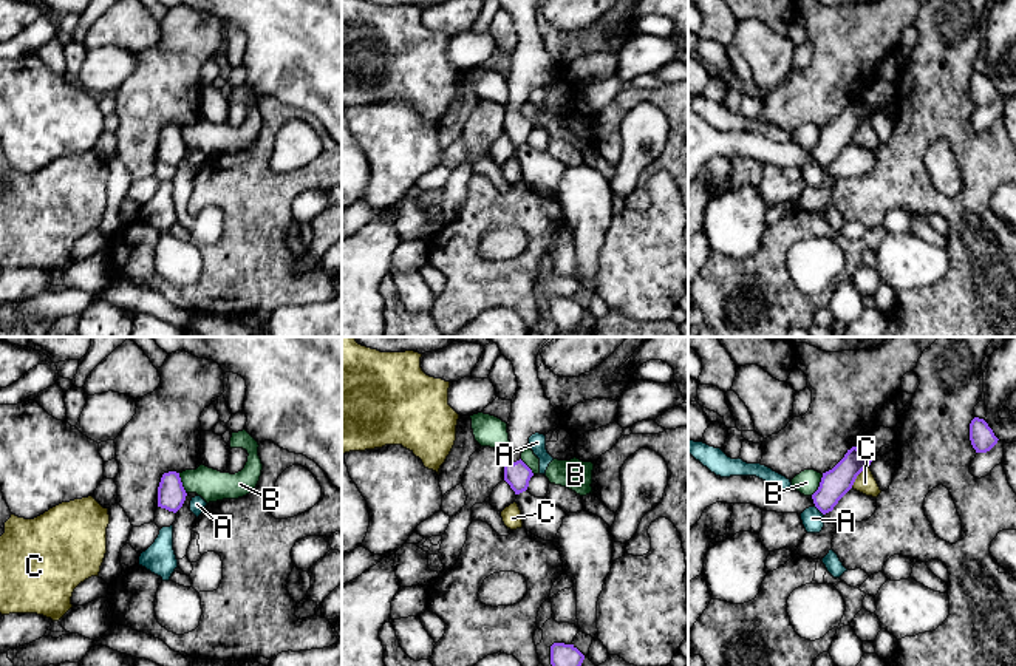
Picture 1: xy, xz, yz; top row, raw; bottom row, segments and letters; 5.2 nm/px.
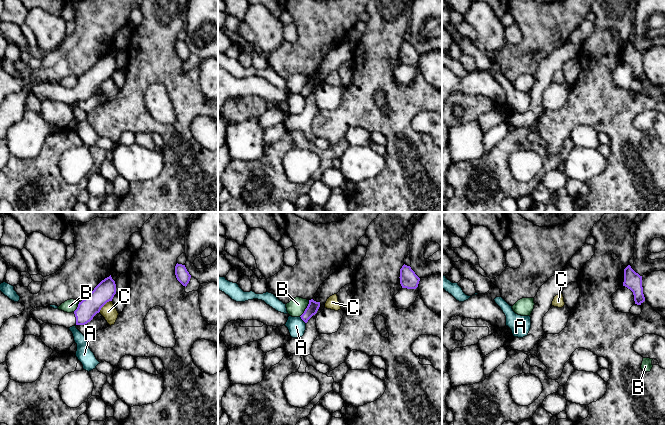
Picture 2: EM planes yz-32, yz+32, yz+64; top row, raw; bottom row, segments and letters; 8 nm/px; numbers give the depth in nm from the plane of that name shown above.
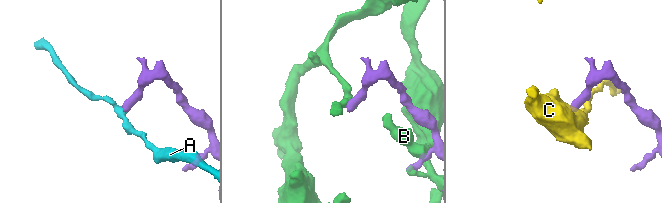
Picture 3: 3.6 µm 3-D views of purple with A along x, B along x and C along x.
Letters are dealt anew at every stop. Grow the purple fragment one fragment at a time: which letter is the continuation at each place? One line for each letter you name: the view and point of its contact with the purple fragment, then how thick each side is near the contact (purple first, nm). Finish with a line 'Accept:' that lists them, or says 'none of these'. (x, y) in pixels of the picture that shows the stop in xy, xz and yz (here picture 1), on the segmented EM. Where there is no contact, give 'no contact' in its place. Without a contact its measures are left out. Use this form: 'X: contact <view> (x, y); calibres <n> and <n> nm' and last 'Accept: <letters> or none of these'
Accept: none of these

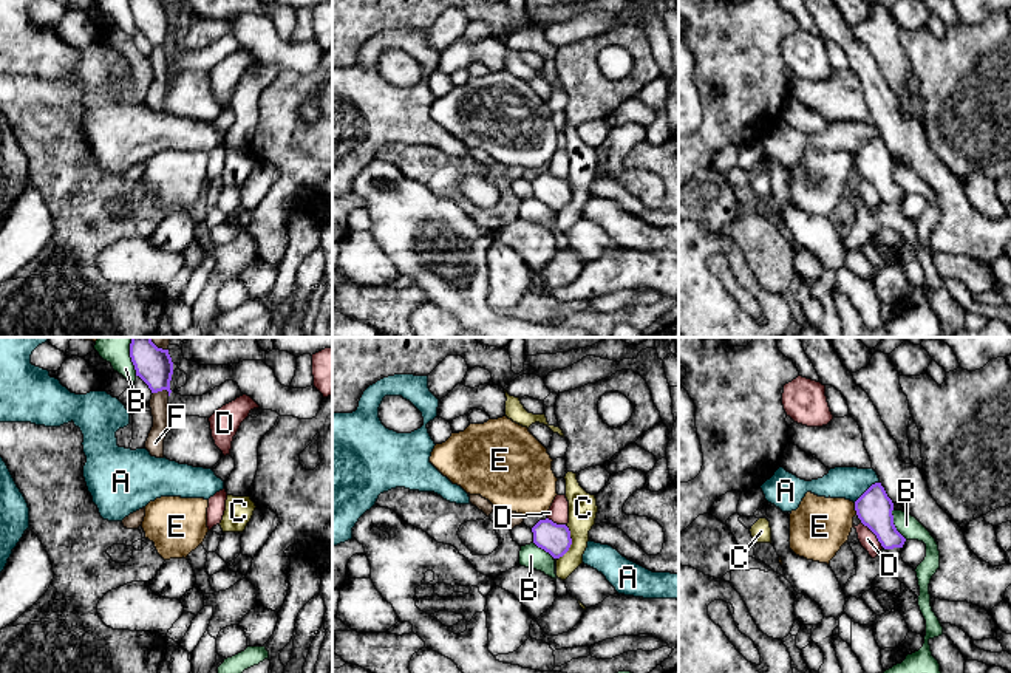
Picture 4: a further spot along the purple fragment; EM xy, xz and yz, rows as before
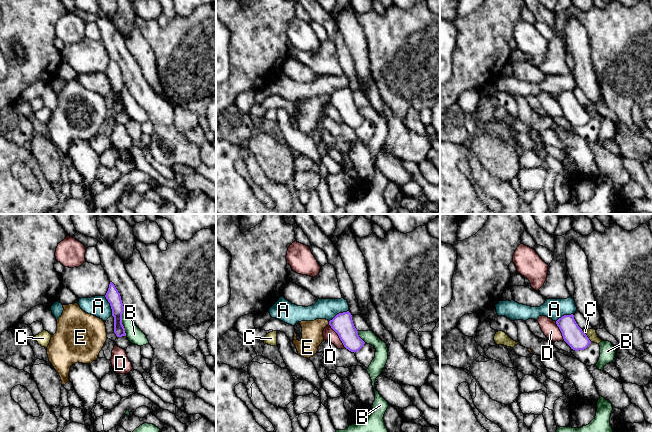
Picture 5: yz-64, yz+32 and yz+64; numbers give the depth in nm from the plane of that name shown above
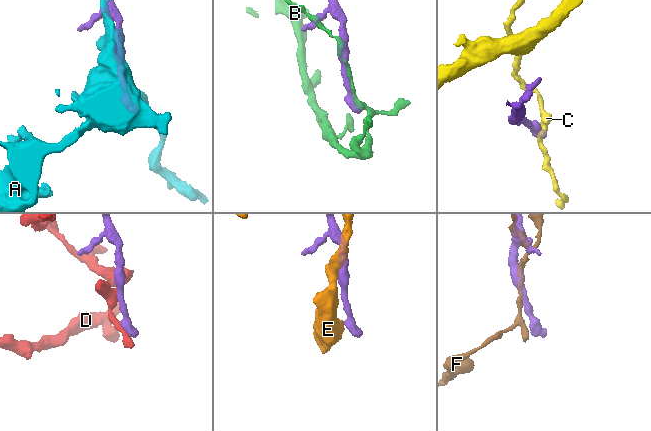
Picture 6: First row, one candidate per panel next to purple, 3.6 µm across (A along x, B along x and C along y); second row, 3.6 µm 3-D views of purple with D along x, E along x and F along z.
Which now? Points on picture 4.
Accept: none of these

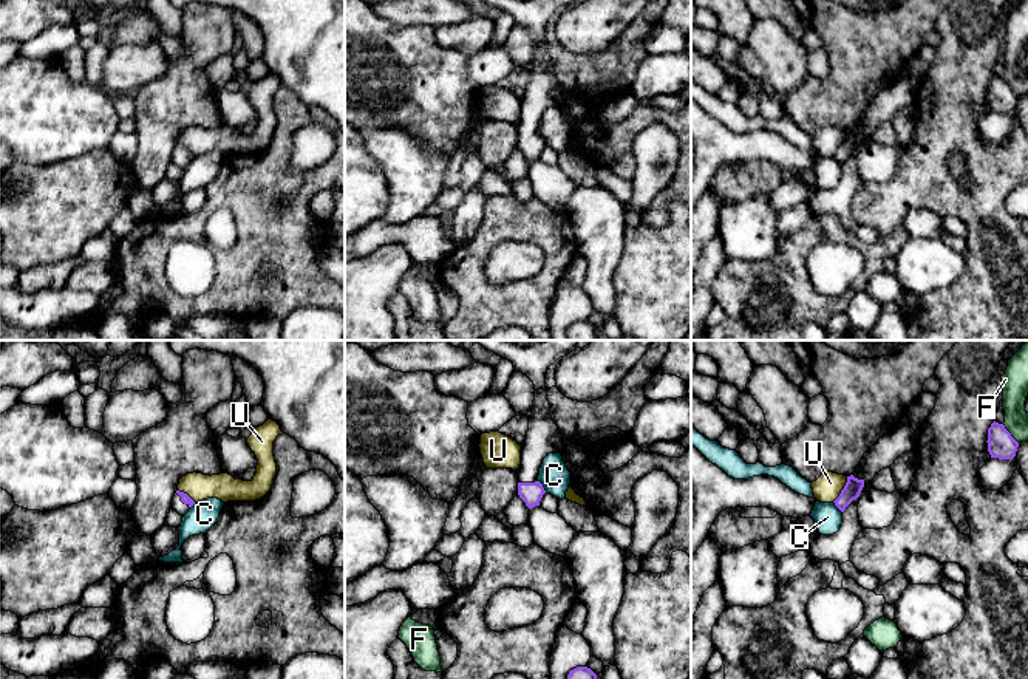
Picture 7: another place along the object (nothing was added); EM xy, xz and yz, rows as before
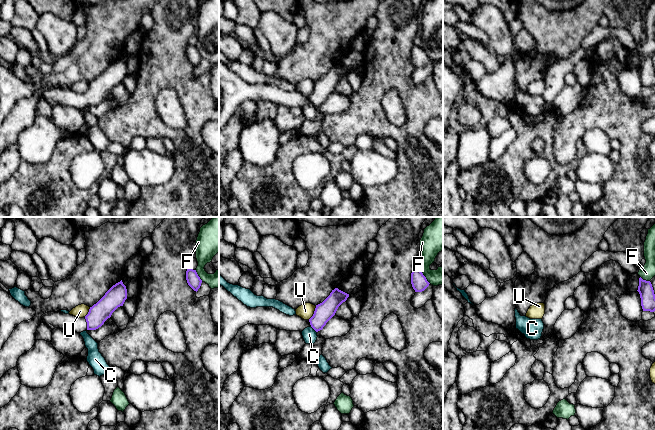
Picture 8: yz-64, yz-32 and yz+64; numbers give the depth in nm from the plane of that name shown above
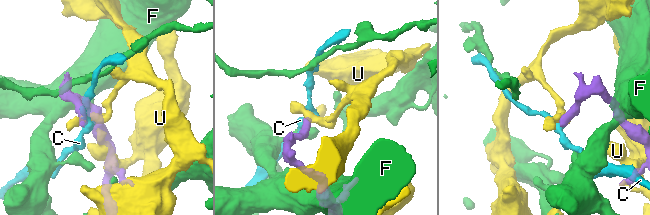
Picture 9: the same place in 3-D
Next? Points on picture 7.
Accept: none of these

